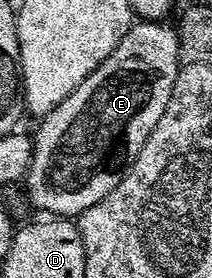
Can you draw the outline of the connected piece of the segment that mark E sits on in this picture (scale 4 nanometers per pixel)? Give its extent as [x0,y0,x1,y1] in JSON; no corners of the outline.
[22,20,181,218]

